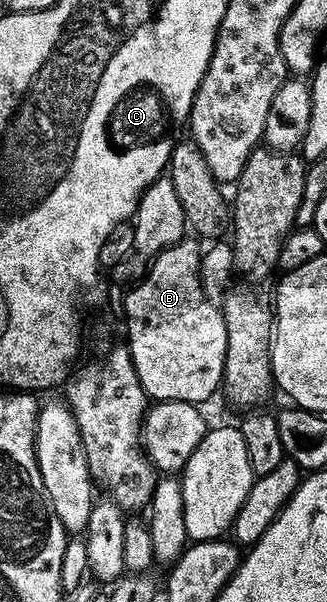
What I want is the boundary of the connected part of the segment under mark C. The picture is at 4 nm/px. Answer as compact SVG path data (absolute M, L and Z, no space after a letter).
M134 83L134 87L126 87L118 99L114 99L114 107L106 111L106 119L102 122L102 139L106 139L106 148L110 155L131 155L134 151L142 151L146 147L174 147L176 136L183 126L174 115L174 107L170 107L170 99L162 92L158 83Z

